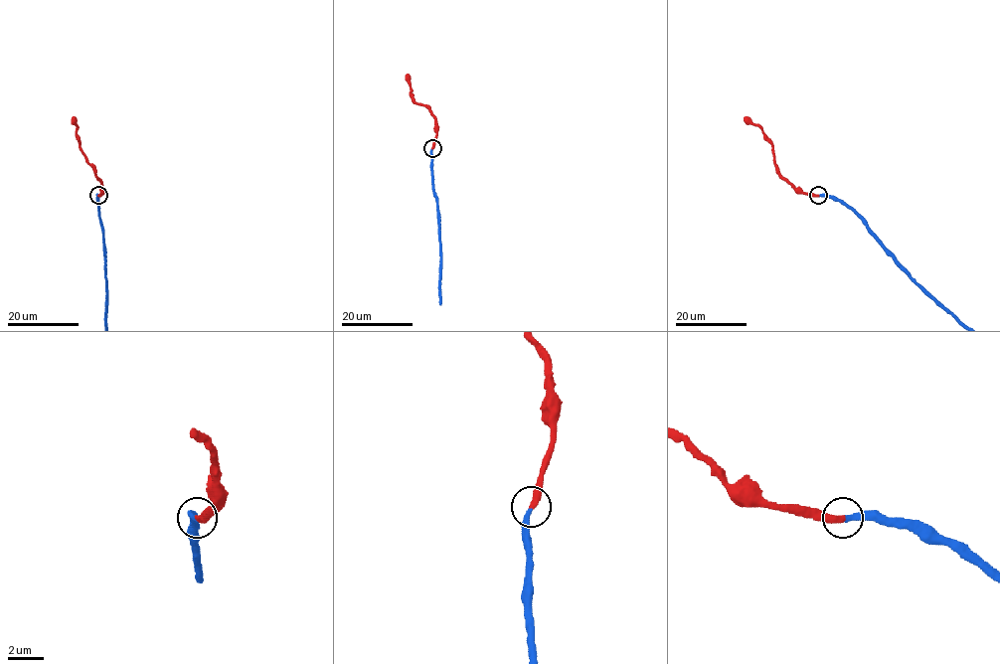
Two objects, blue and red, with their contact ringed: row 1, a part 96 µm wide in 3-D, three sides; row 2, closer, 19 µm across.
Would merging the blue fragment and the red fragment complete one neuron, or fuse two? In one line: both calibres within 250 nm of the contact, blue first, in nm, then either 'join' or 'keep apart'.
280 nm thick on the blue side, 380 nm on the other; join

